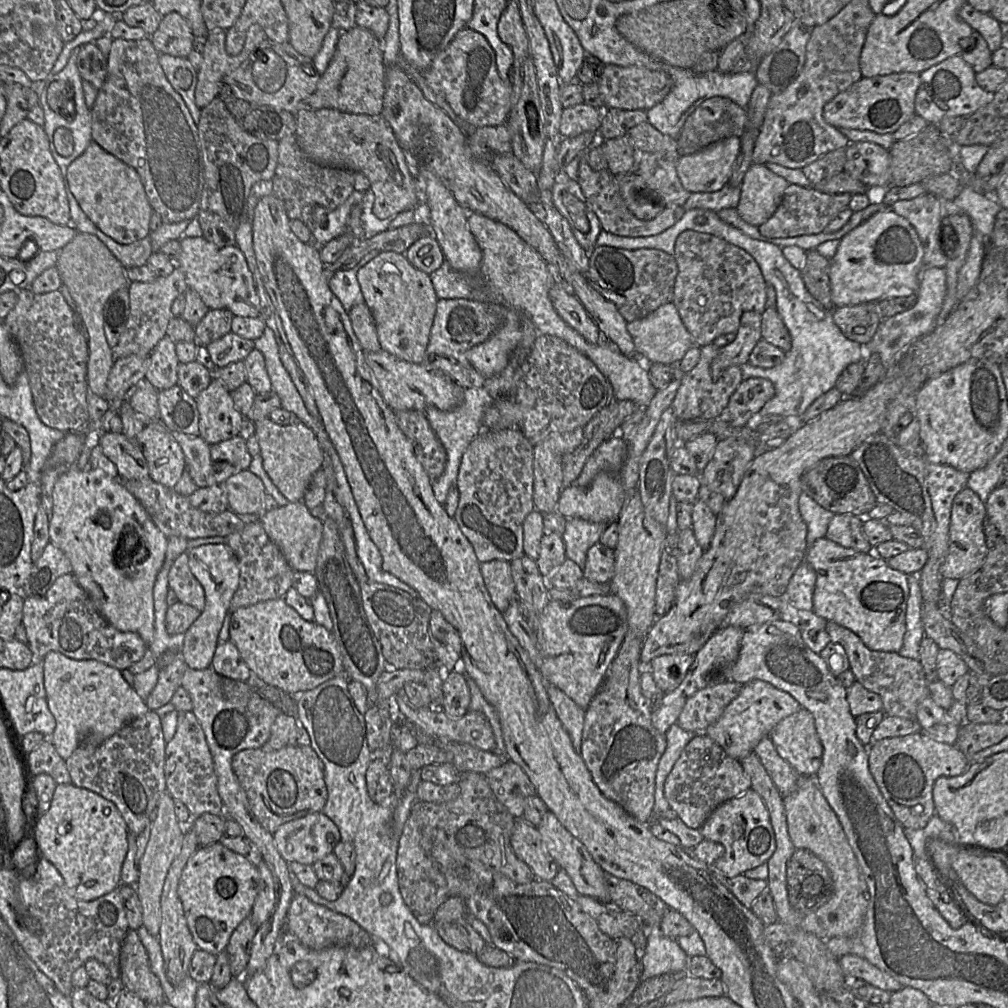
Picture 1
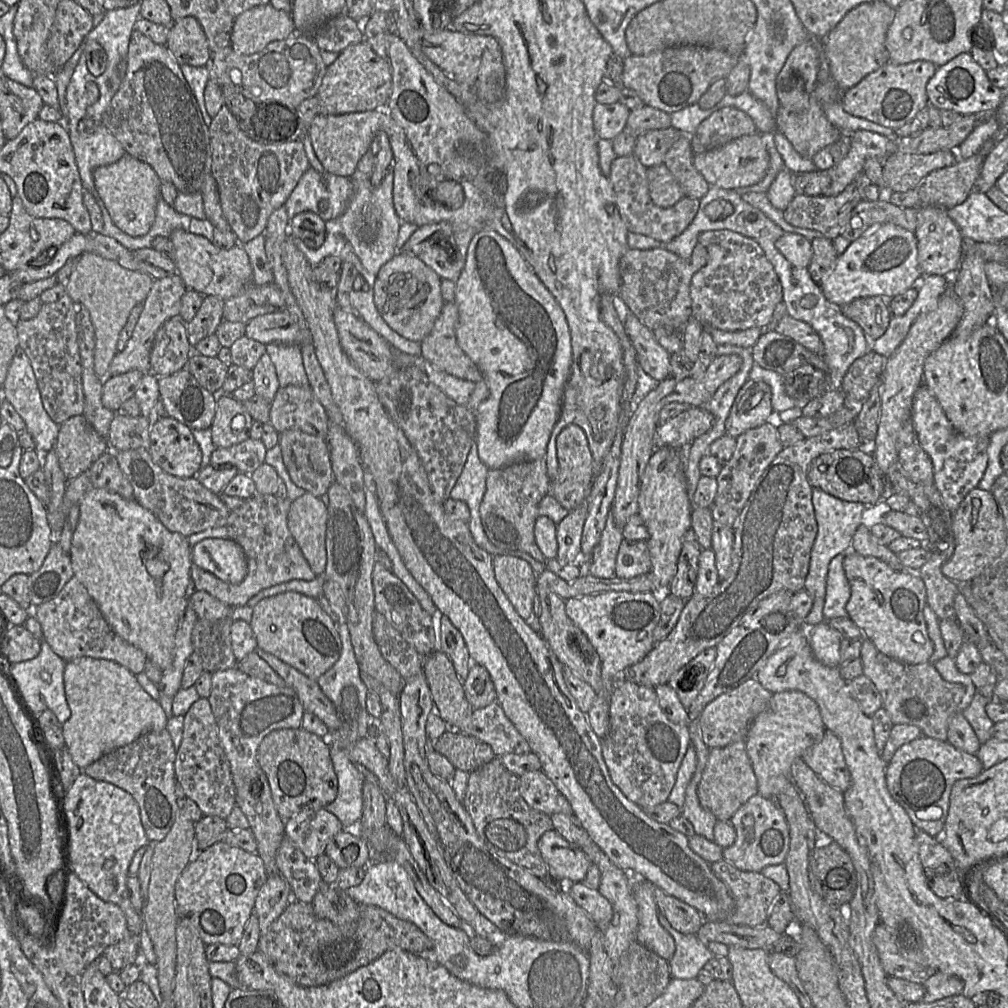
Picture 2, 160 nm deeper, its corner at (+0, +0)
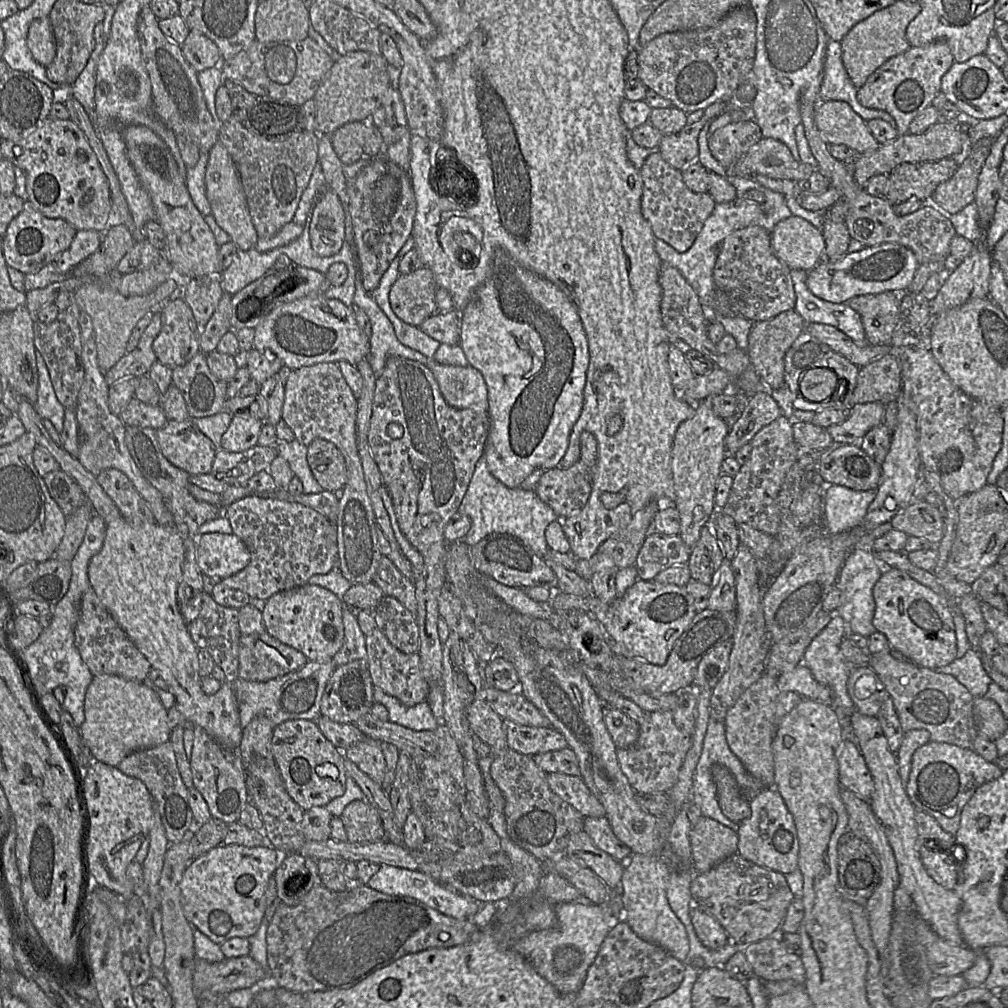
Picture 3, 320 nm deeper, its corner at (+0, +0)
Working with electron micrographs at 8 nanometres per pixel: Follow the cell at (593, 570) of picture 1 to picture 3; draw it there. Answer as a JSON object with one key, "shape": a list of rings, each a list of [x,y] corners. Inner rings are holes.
{"shape":[[[650,533],[645,537],[634,564],[638,579],[653,580],[665,569],[687,565],[691,551],[679,535]]]}

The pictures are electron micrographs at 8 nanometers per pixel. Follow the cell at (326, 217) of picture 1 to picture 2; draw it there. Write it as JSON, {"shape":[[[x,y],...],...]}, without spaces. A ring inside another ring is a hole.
{"shape":[[[310,167],[303,174],[284,206],[289,221],[301,212],[310,211],[327,222],[341,216],[345,212],[352,195],[353,184],[349,177],[333,175],[332,173],[321,175],[314,168]],[[322,200],[325,200],[328,203],[327,209],[323,211],[319,209],[319,202]]]}

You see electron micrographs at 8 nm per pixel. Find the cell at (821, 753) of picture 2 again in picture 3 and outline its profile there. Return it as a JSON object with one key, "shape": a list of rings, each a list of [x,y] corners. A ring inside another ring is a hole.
{"shape":[[[844,739],[836,749],[835,756],[841,788],[863,800],[870,800],[874,792],[874,782],[856,743]]]}

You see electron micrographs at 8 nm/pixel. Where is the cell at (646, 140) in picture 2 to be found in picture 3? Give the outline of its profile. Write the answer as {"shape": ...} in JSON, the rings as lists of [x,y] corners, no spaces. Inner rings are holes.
{"shape":[[[701,119],[687,124],[675,134],[664,135],[657,148],[663,159],[680,171],[698,162],[698,136],[706,122],[706,119]]]}

